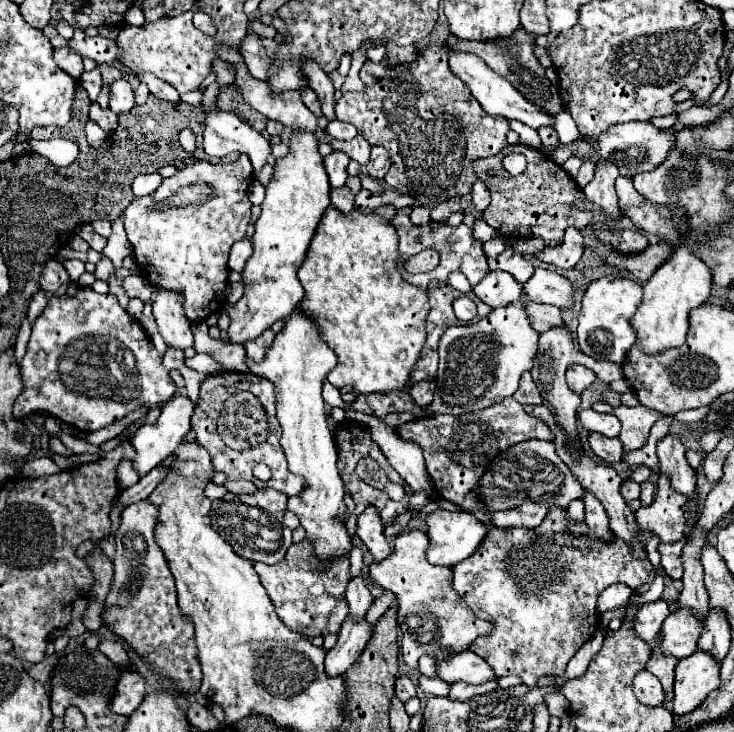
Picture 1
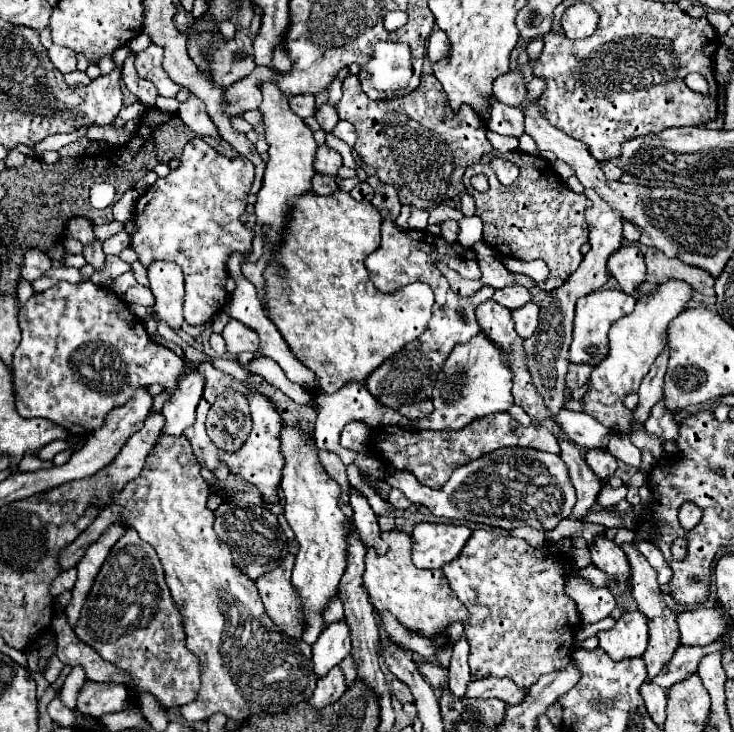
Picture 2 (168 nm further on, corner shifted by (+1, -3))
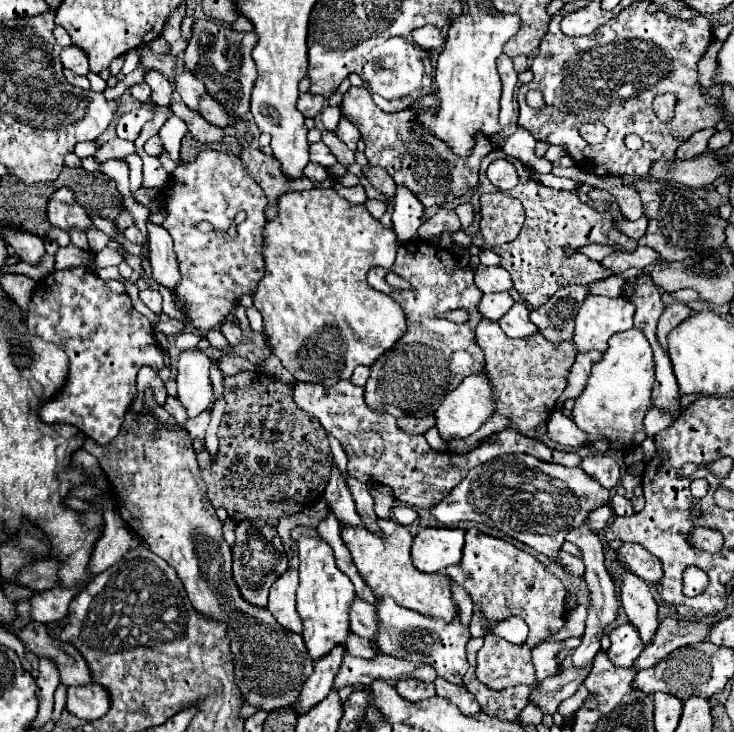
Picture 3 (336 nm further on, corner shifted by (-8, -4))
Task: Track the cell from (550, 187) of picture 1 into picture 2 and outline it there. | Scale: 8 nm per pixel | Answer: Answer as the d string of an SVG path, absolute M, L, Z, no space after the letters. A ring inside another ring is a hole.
M491 151L481 157L481 161L469 171L465 171L465 177L471 179L473 175L483 173L489 179L489 191L479 193L471 187L471 181L465 183L467 193L473 195L475 199L475 215L481 217L483 221L483 241L491 245L495 251L515 257L519 261L533 261L533 259L543 259L549 267L549 279L543 283L537 283L539 289L551 291L557 289L559 285L565 283L565 279L579 267L583 255L579 247L587 243L589 227L585 221L585 209L591 207L589 199L581 193L573 193L553 171L553 167L533 155L525 155L519 151L503 153L499 155L497 151ZM493 157L503 157L509 159L519 167L519 177L515 183L509 187L501 185L489 165Z

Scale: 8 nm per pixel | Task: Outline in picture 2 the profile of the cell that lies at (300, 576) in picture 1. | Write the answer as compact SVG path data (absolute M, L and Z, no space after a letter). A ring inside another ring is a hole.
M287 555L279 567L261 575L255 585L263 599L265 611L271 621L291 637L301 637L303 631L303 615L297 593L291 589L291 571L293 571L293 555Z

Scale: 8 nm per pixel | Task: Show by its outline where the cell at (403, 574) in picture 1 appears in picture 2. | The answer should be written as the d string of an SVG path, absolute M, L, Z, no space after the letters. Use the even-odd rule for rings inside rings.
M391 529L383 531L381 539L387 541L389 551L379 555L373 547L367 547L365 573L363 573L363 585L369 591L369 599L375 611L387 609L397 617L401 625L417 629L421 631L421 635L433 635L437 627L449 627L453 621L463 623L467 619L465 605L447 585L443 571L425 571L413 565L411 561L413 541L407 533Z

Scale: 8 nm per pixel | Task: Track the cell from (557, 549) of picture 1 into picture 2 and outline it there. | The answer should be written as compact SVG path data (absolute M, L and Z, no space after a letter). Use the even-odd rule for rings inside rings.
M475 529L461 549L459 557L445 563L443 573L449 581L449 587L457 593L459 601L467 607L469 619L465 621L465 635L471 645L469 667L475 679L485 677L507 677L519 687L531 687L541 675L561 671L569 663L573 653L573 641L577 629L581 629L581 619L575 603L563 593L565 575L569 571L581 573L585 579L593 581L597 587L613 583L609 575L597 567L573 569L567 565L567 559L555 549L533 549L527 541L517 537L505 537L497 531Z

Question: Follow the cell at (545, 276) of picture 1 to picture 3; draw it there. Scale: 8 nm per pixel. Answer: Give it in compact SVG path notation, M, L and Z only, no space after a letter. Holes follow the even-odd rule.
M500 292L500 294L486 294L480 300L478 308L484 318L500 320L508 312L508 308L512 308L512 304L514 304L514 298L510 296L510 292Z

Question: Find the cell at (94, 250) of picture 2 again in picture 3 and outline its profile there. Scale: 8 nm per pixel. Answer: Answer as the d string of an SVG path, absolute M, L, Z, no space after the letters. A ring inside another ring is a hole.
M90 228L90 230L86 232L86 236L88 236L88 244L90 244L90 250L92 250L94 254L98 254L100 250L104 250L104 248L108 246L108 242L110 242L110 238L108 238L104 232L96 230L96 228Z

